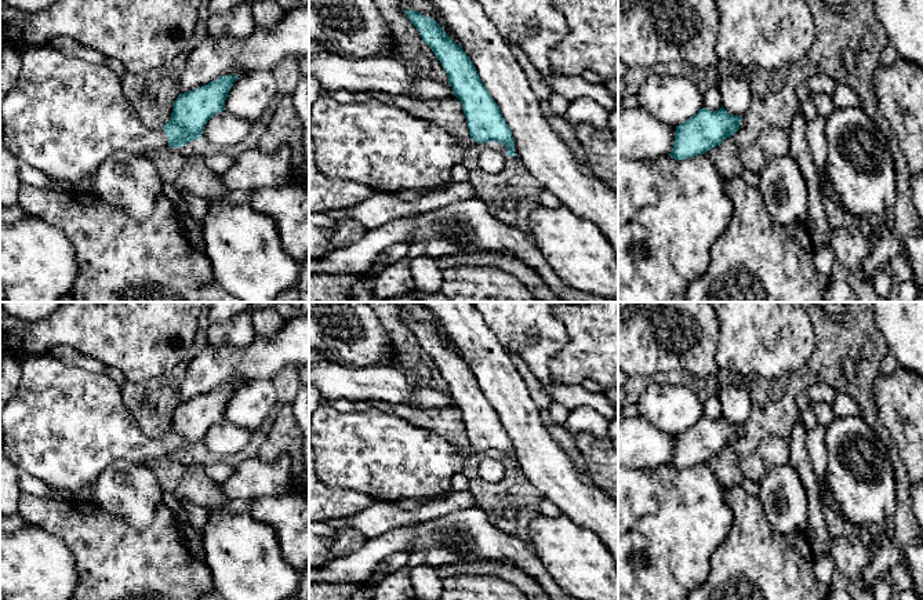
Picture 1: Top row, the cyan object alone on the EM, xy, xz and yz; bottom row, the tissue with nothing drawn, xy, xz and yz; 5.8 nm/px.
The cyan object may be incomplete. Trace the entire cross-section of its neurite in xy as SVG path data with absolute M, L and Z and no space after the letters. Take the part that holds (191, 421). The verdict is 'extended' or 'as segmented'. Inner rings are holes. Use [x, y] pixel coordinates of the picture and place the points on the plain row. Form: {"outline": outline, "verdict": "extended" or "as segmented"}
{"outline": "M51 353L32 354L22 359L19 388L0 415L0 448L18 470L40 479L50 488L61 490L70 498L84 487L95 484L105 468L117 459L148 463L200 448L207 430L225 419L225 408L237 388L236 383L222 385L179 403L171 428L161 437L152 439L142 433L123 403L120 386L106 374L66 366Z", "verdict": "extended"}

